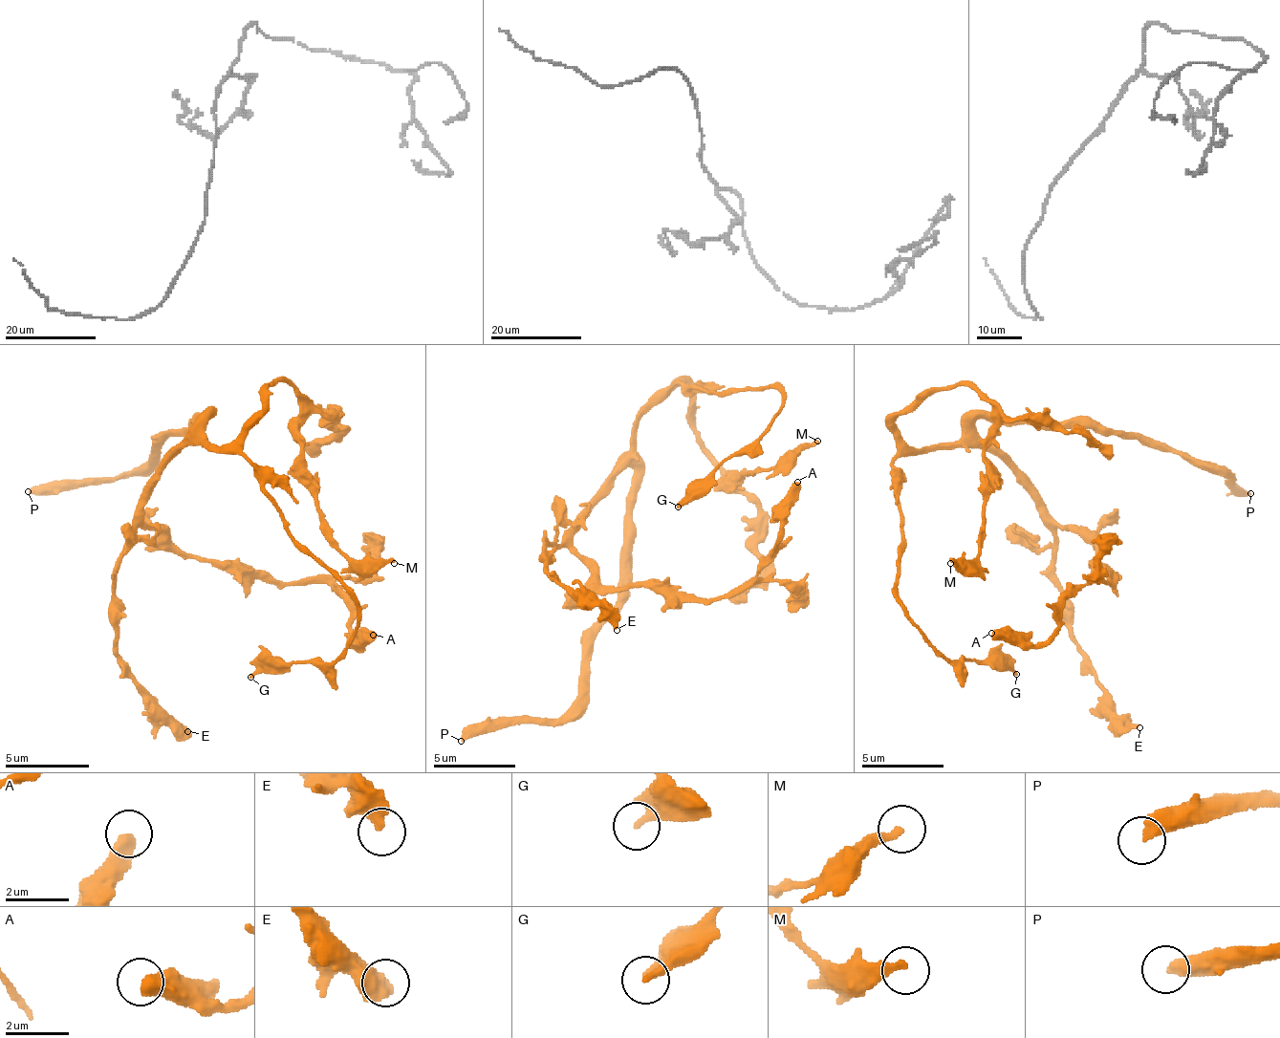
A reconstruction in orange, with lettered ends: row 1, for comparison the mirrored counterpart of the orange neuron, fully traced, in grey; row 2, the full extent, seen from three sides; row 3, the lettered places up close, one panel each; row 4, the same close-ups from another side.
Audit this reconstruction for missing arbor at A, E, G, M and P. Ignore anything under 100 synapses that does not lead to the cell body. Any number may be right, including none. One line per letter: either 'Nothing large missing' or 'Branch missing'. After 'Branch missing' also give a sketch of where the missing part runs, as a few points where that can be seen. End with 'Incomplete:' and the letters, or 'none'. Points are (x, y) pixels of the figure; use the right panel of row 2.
A: Nothing large missing
E: Nothing large missing
G: Nothing large missing
M: Nothing large missing
P: Branch missing
Incomplete: P

